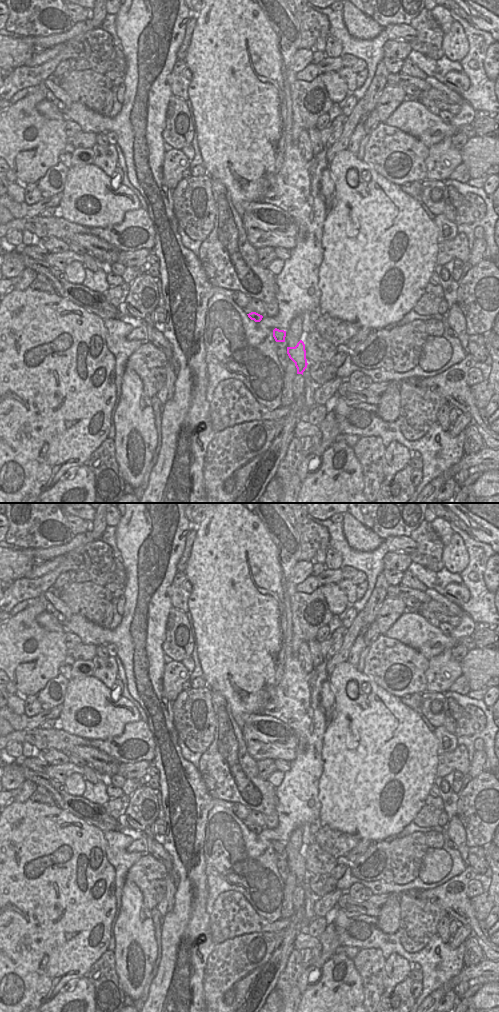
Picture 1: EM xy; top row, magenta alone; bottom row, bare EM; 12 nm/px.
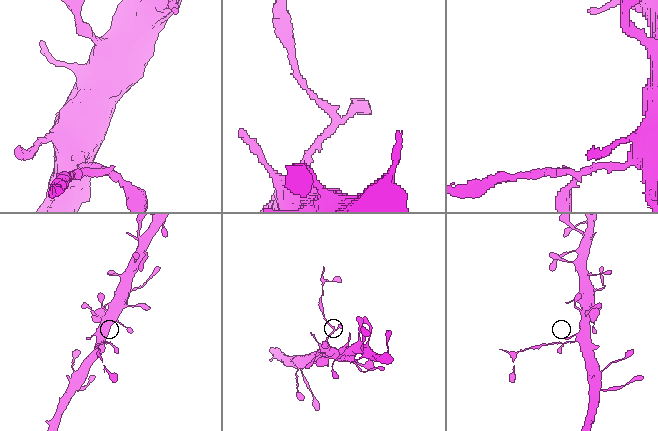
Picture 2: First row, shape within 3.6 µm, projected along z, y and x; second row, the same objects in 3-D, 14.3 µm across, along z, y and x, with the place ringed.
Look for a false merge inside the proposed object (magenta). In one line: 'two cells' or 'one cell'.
two cells

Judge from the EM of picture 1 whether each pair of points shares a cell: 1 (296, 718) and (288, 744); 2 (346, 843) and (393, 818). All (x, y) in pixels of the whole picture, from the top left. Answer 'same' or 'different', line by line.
1: different
2: different

